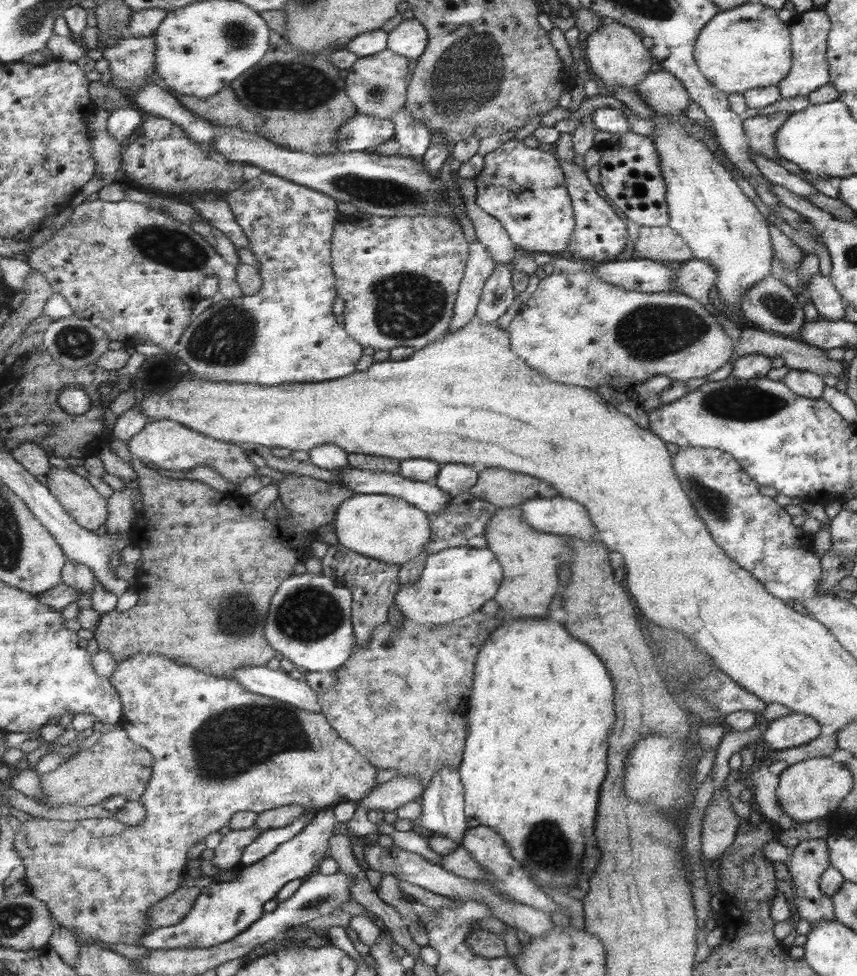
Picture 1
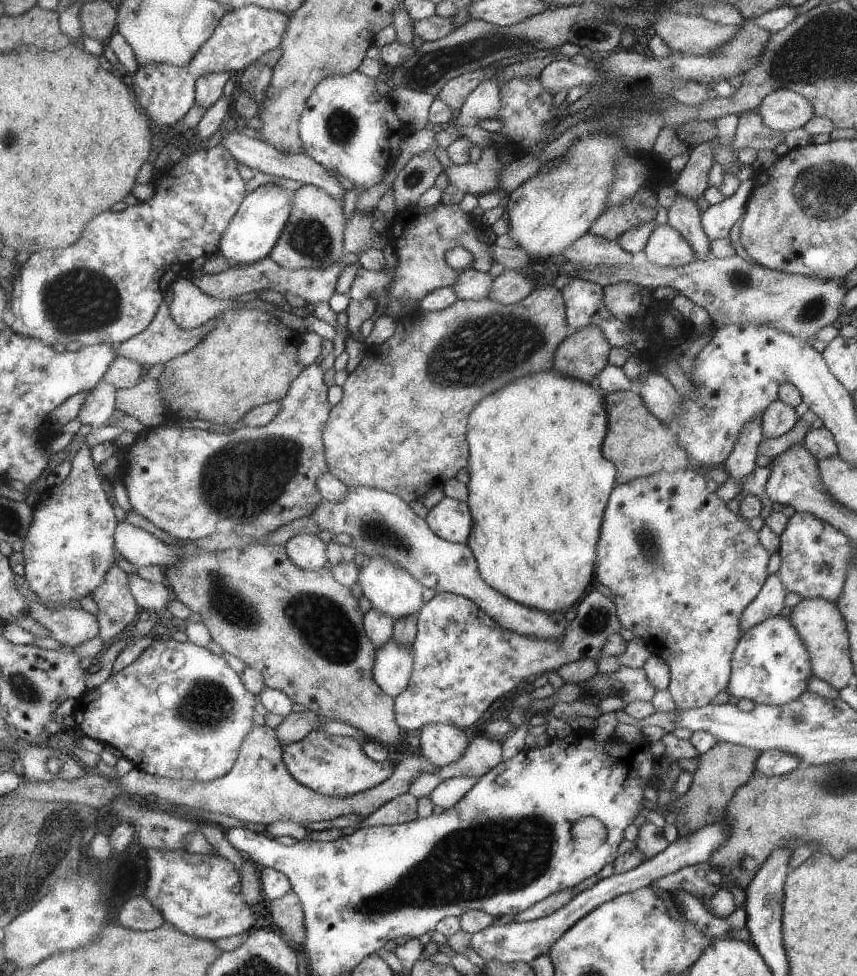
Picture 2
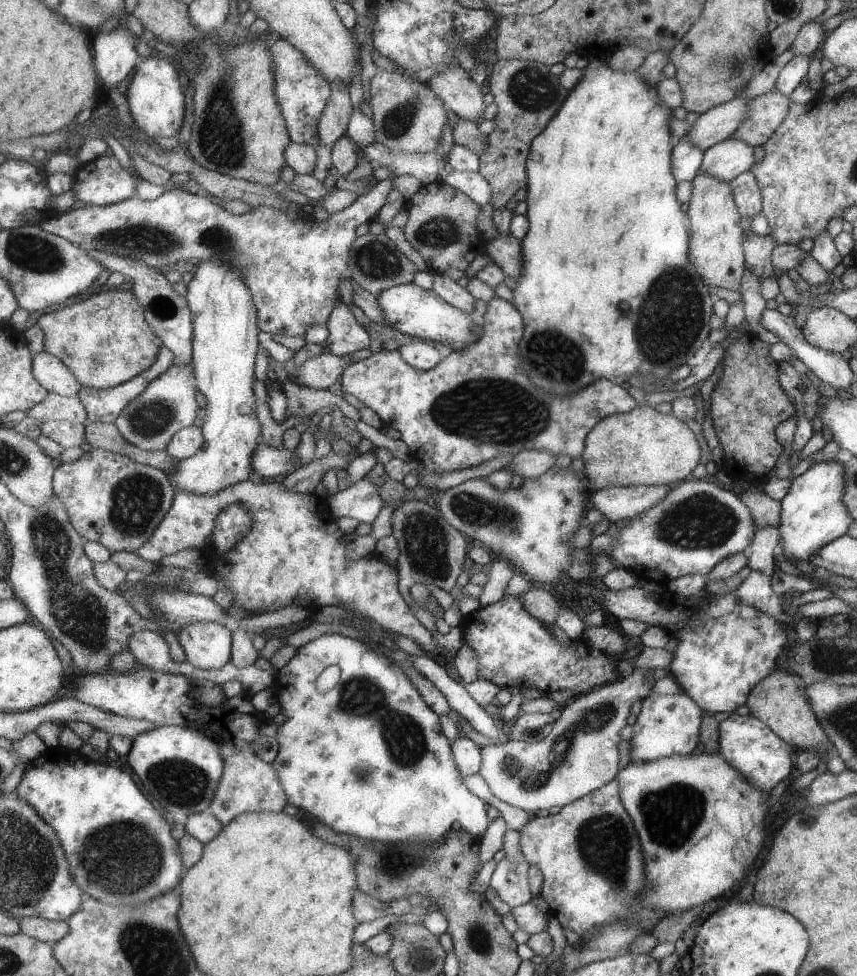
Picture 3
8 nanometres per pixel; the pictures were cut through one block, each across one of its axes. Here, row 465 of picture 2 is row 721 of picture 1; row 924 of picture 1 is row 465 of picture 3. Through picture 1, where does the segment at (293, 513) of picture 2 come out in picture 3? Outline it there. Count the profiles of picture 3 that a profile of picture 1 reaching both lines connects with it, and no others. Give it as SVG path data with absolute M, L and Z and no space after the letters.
M91 448L81 460L57 466L55 496L67 504L69 518L87 542L105 544L113 552L137 552L165 522L173 508L177 486L165 470L145 466L117 452Z

